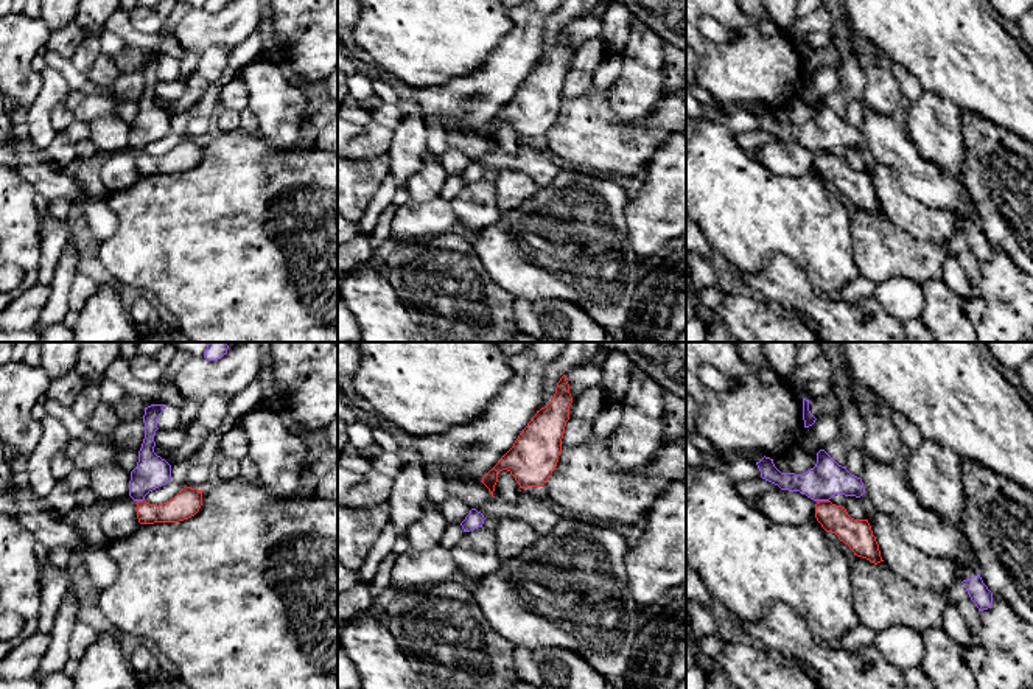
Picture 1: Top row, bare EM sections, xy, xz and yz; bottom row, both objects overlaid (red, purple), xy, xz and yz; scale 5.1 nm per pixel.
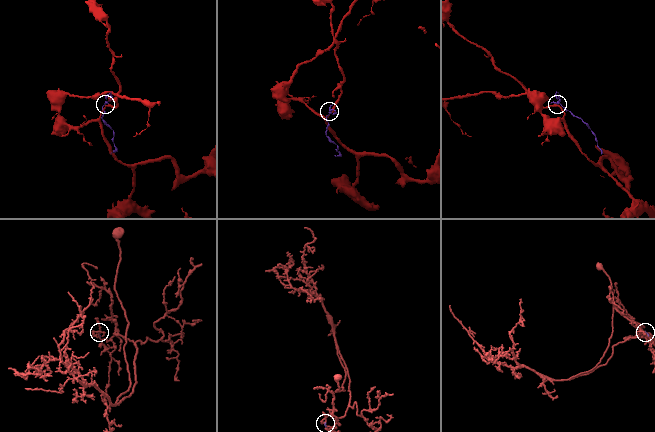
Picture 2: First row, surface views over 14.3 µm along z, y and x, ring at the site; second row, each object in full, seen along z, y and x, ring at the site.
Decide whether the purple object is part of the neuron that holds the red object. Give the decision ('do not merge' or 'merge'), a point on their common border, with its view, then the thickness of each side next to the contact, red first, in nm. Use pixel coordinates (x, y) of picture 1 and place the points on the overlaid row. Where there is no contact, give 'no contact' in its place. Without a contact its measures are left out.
do not merge; contact yz (823, 501); calibres 150 and 190 nm

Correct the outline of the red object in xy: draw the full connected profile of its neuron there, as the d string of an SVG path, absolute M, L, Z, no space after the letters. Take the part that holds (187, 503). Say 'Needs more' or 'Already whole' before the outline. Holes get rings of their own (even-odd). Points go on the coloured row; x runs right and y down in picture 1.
Already whole. M184 487L174 498L163 504L137 501L137 518L140 524L179 523L194 516L202 505L202 490Z

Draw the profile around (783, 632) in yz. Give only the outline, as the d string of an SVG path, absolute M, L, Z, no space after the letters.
M787 603L770 605L762 621L733 617L747 635L761 639L770 653L812 667L821 689L907 689L902 670L874 647L848 650L817 645L804 621Z

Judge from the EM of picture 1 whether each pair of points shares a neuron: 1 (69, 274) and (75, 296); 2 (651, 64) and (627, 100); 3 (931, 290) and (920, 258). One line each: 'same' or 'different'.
1: different
2: same
3: different

